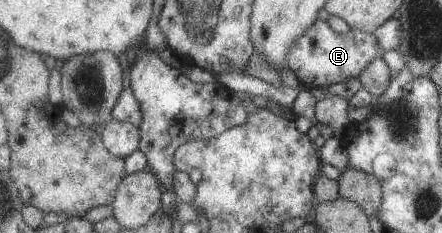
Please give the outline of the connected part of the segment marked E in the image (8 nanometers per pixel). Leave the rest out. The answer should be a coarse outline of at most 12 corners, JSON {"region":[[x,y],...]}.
{"region":[[316,19],[285,59],[304,88],[358,75],[384,52],[374,33]]}

